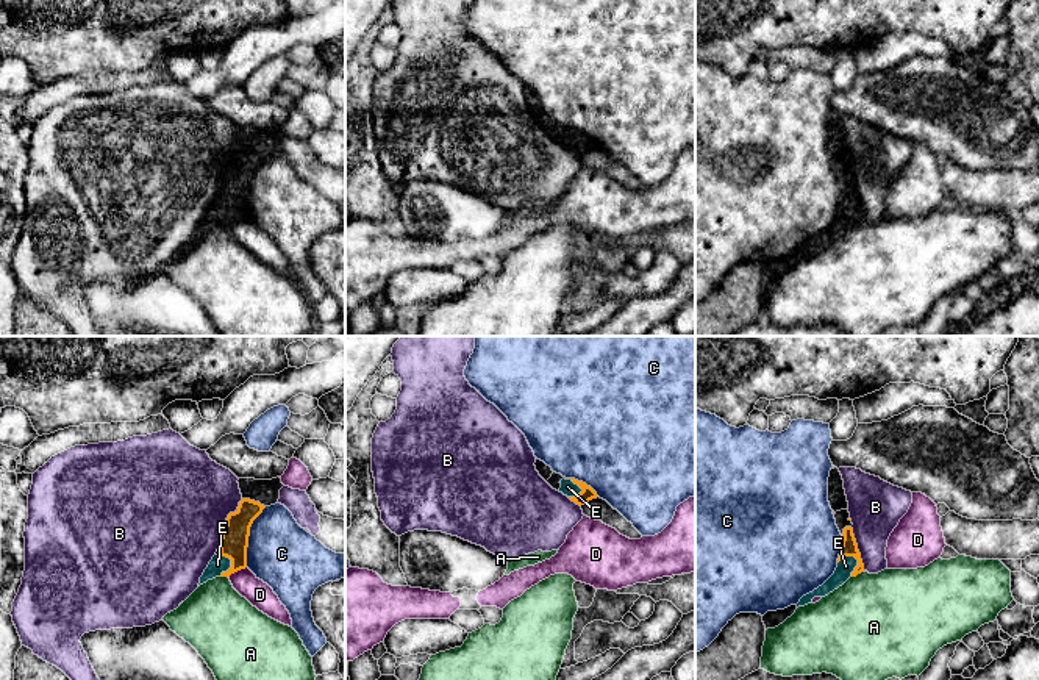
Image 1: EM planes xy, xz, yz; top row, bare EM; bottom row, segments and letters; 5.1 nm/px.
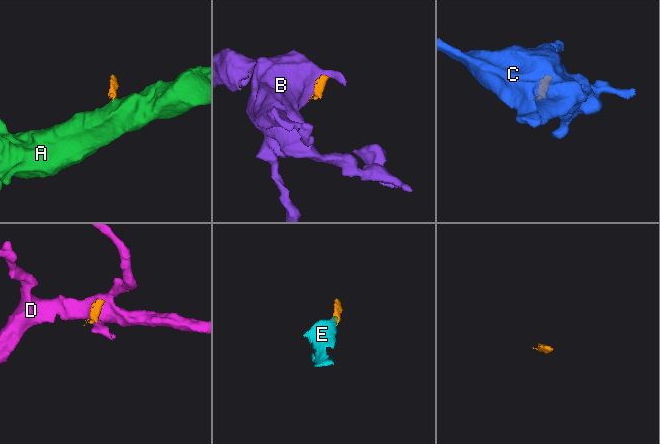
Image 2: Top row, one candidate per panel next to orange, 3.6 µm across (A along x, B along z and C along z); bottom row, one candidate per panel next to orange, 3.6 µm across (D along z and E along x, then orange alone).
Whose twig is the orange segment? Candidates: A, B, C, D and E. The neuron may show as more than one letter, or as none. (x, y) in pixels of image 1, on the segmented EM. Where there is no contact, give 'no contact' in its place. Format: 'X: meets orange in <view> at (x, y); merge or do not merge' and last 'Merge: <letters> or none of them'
A: meets orange in yz at (856, 574); do not merge
B: meets orange in yz at (856, 549); do not merge
C: meets orange in xy at (249, 535); do not merge
D: meets orange in xy at (236, 571); do not merge
E: meets orange in yz at (858, 561); merge
Merge: E

